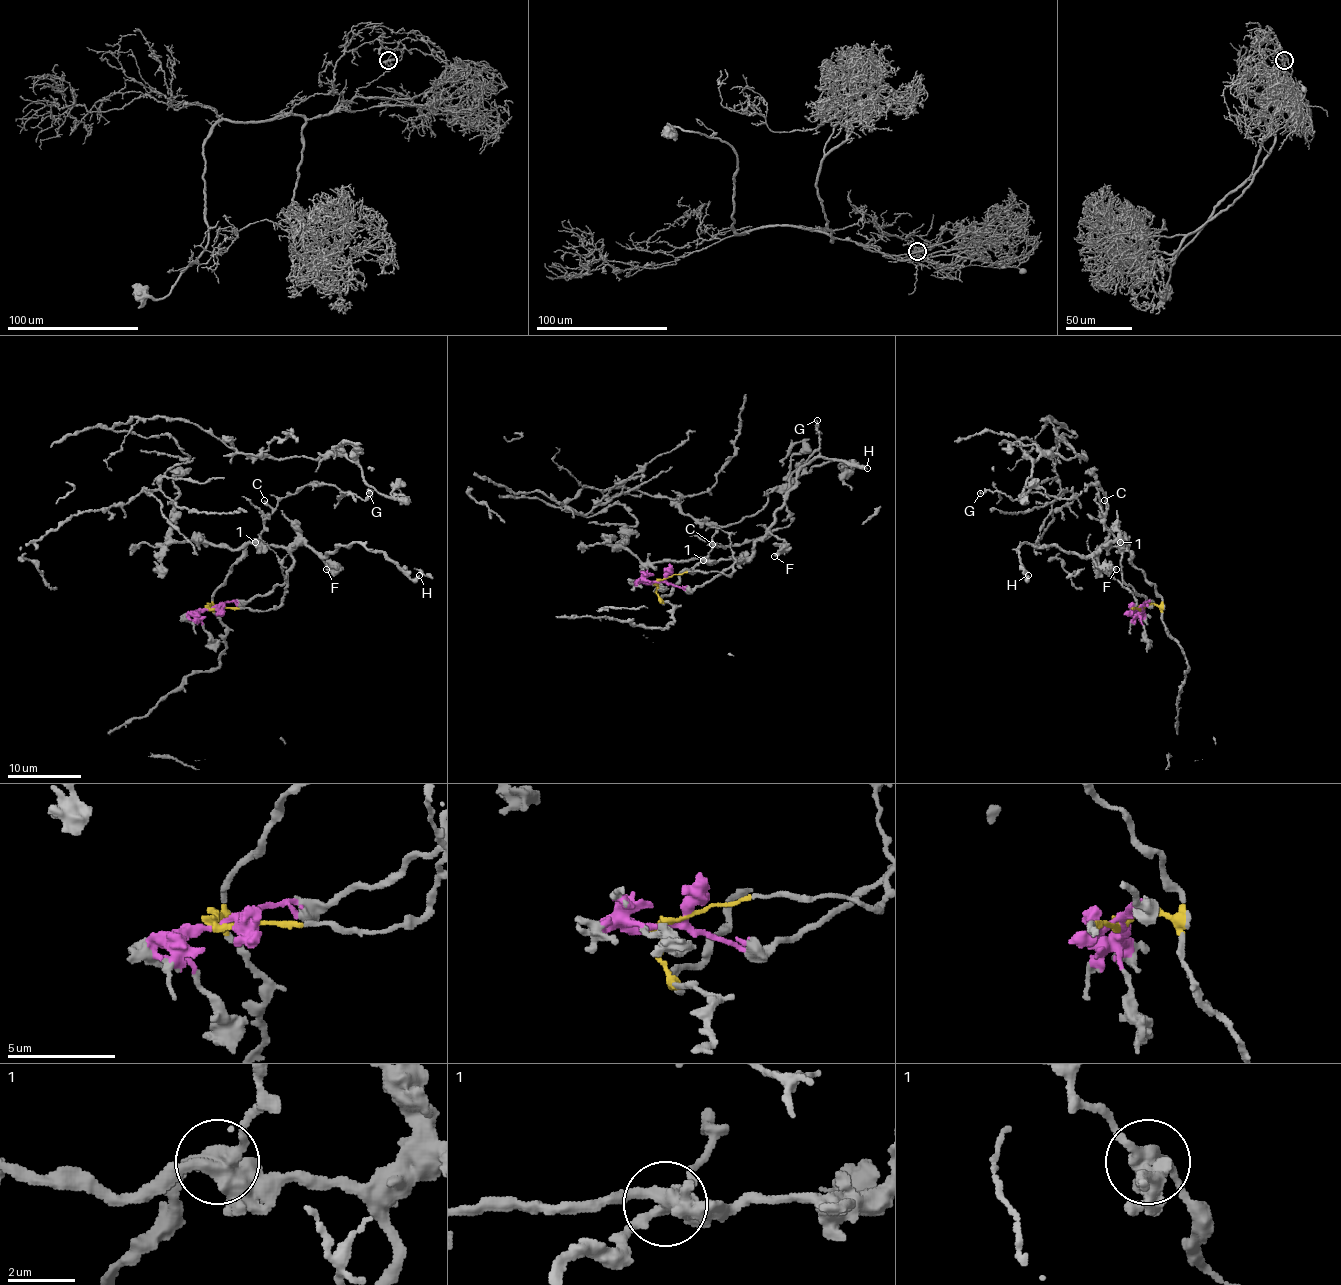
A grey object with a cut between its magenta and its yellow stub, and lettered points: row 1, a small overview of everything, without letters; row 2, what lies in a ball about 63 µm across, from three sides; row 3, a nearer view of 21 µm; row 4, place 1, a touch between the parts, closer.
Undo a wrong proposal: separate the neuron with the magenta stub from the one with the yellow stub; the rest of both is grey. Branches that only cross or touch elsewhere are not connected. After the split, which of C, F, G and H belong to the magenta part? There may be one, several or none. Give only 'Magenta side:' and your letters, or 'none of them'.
Magenta side: F, H

